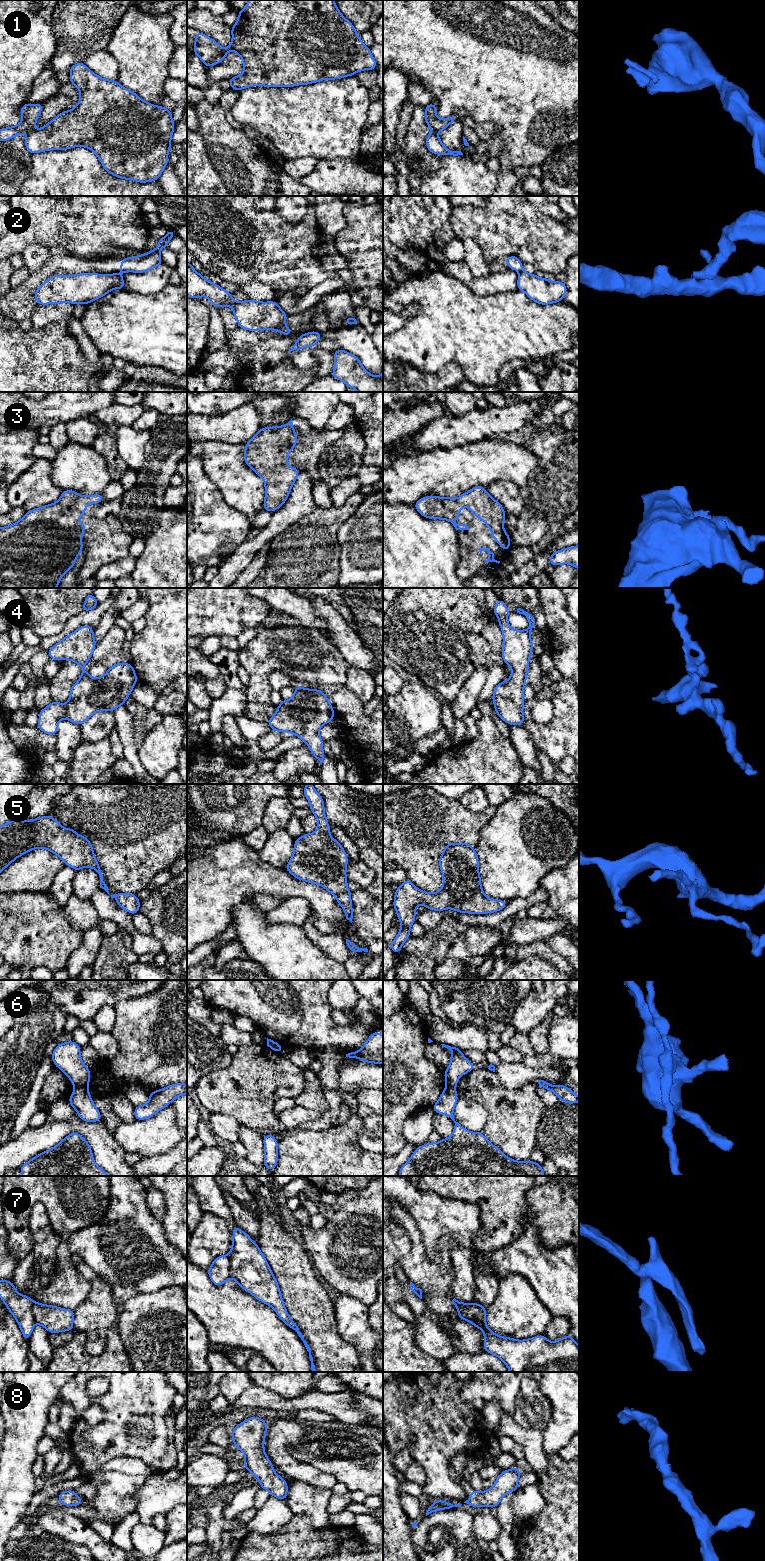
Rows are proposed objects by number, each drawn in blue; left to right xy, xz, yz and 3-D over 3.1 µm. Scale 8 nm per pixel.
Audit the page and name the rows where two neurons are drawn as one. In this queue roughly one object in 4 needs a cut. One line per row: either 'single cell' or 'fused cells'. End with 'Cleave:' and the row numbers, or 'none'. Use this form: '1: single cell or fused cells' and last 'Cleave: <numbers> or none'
1: fused cells
2: fused cells
3: single cell
4: single cell
5: single cell
6: fused cells
7: fused cells
8: single cell
Cleave: 1, 2, 6, 7

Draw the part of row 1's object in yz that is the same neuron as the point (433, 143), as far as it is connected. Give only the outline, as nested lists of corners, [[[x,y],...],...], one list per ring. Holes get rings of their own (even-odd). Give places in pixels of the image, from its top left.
[[[431,131],[431,133],[426,138],[426,147],[427,149],[433,153],[438,155],[463,155],[461,151],[450,151],[447,149],[441,142],[436,132]]]

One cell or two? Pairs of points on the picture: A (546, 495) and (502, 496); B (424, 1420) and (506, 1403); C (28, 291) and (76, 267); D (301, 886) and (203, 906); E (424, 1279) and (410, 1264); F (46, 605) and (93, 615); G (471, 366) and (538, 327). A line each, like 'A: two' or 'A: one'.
A: two
B: one
C: one
D: one
E: one
F: two
G: one

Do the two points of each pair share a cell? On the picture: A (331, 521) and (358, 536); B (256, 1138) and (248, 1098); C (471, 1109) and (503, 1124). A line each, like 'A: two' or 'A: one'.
A: two
B: two
C: two

